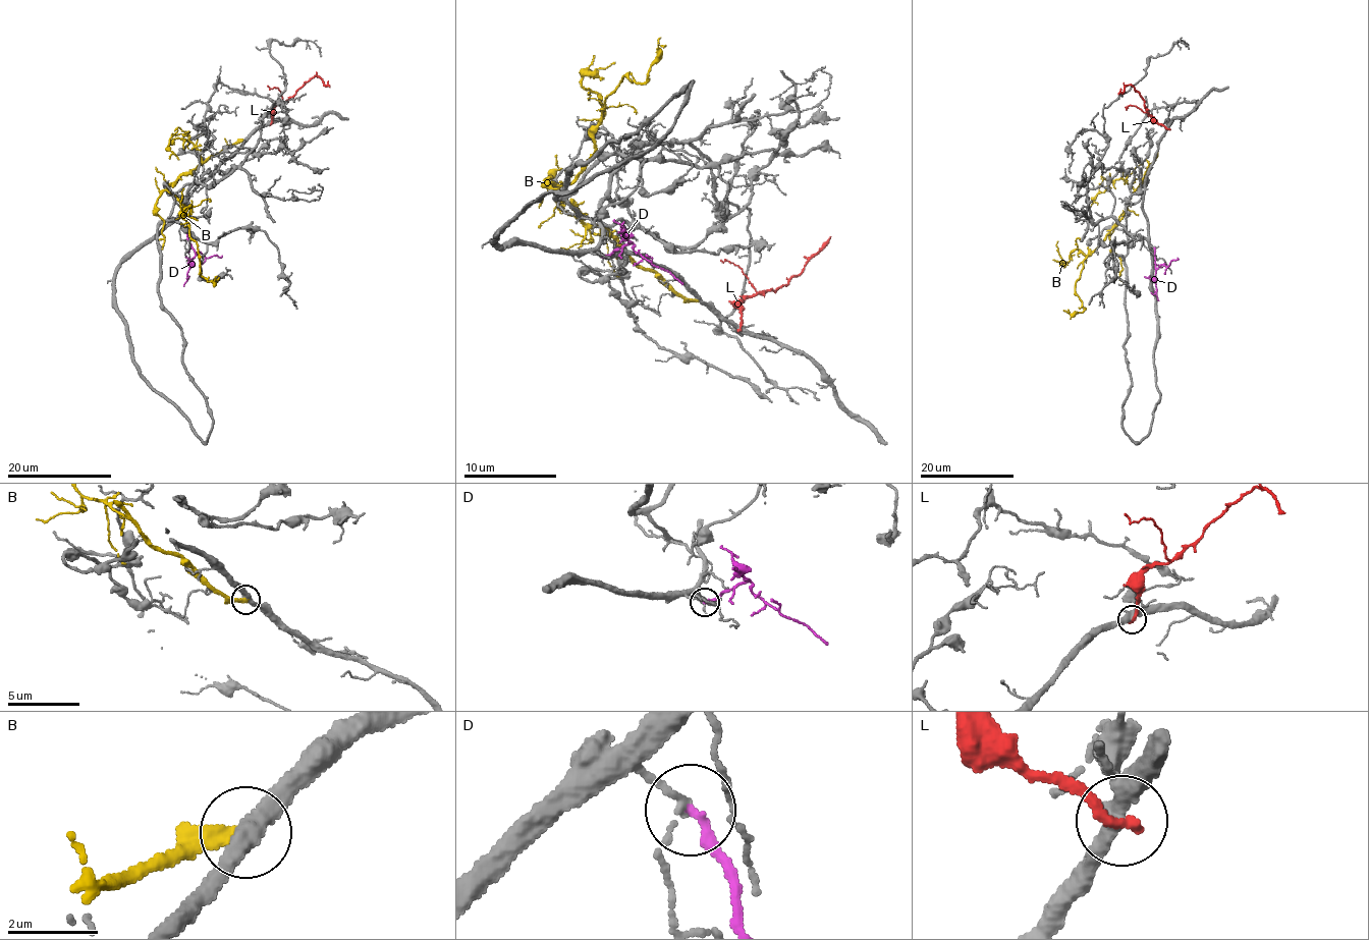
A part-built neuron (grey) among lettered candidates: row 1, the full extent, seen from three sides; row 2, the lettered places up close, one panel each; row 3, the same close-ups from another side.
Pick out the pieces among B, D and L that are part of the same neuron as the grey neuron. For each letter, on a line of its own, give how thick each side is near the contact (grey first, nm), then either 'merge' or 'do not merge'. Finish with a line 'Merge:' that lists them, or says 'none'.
B: 360/280 nm | do not merge
D: 120/200 nm | do not merge
L: 320/280 nm | do not merge
Merge: none

